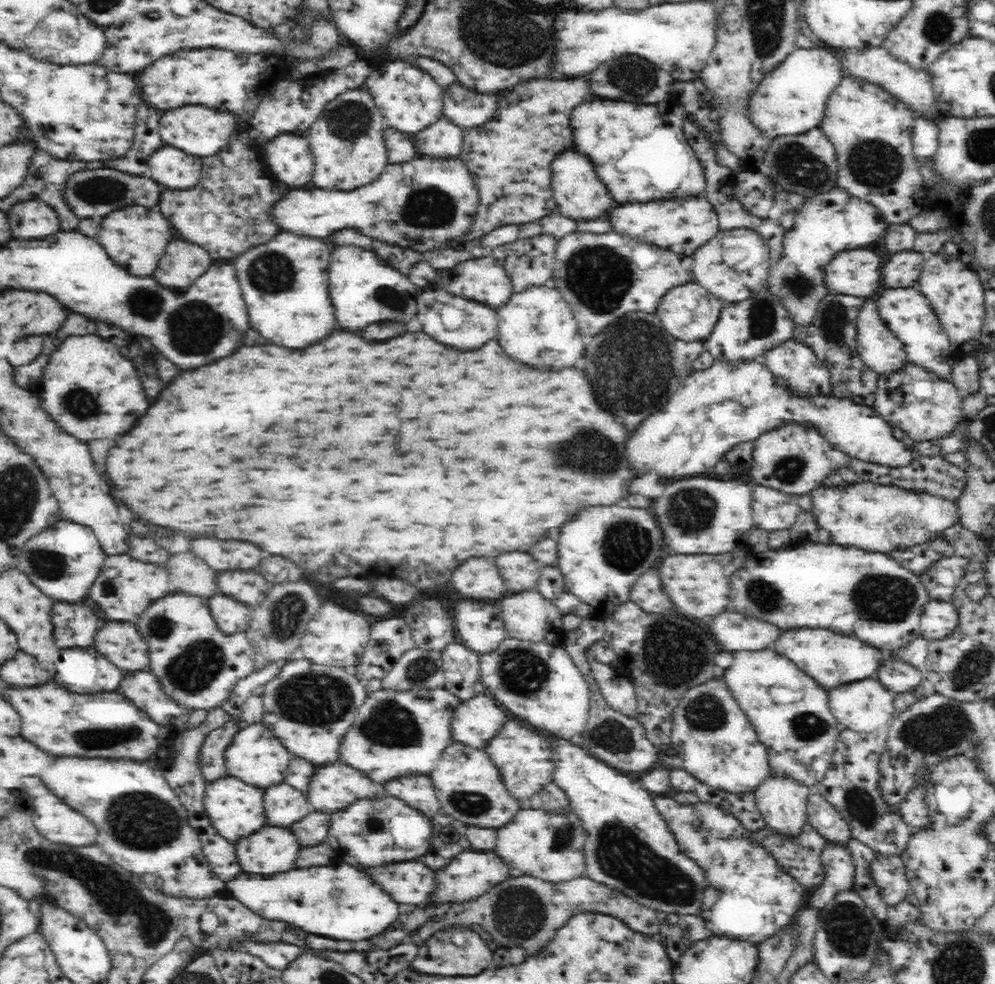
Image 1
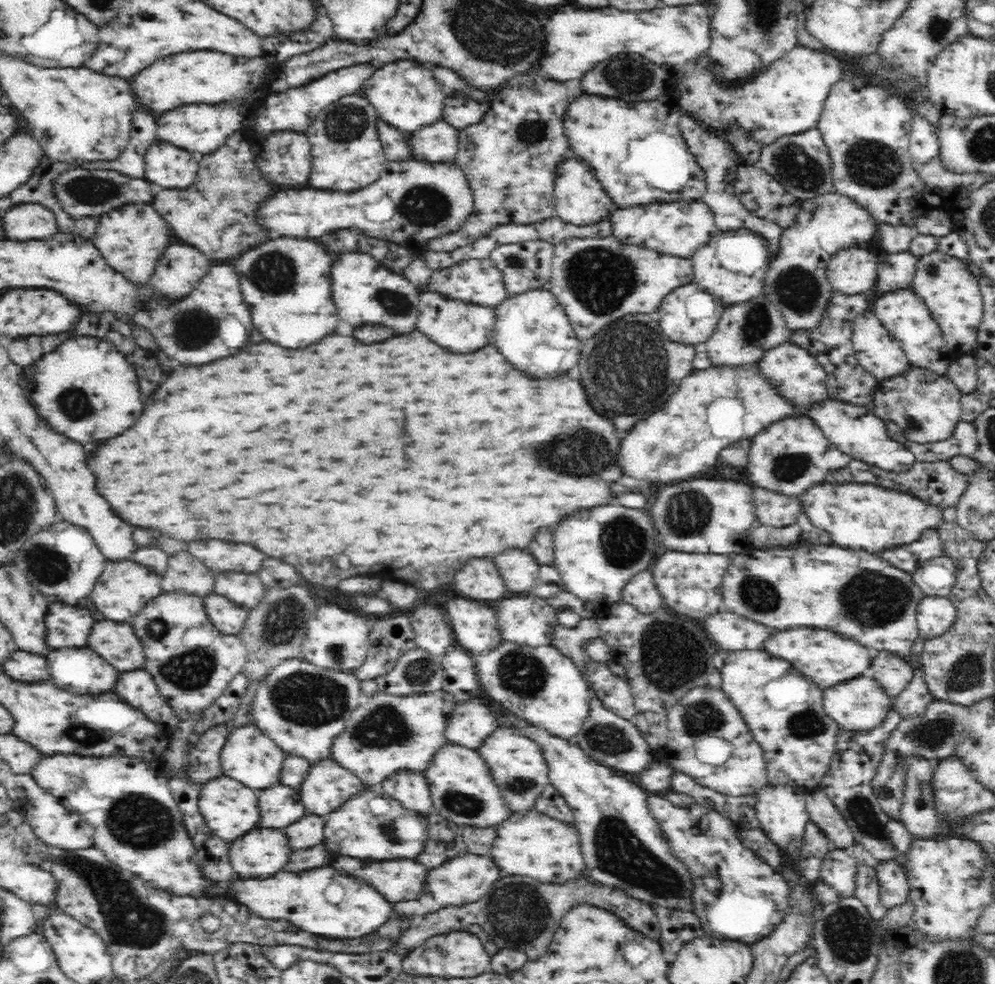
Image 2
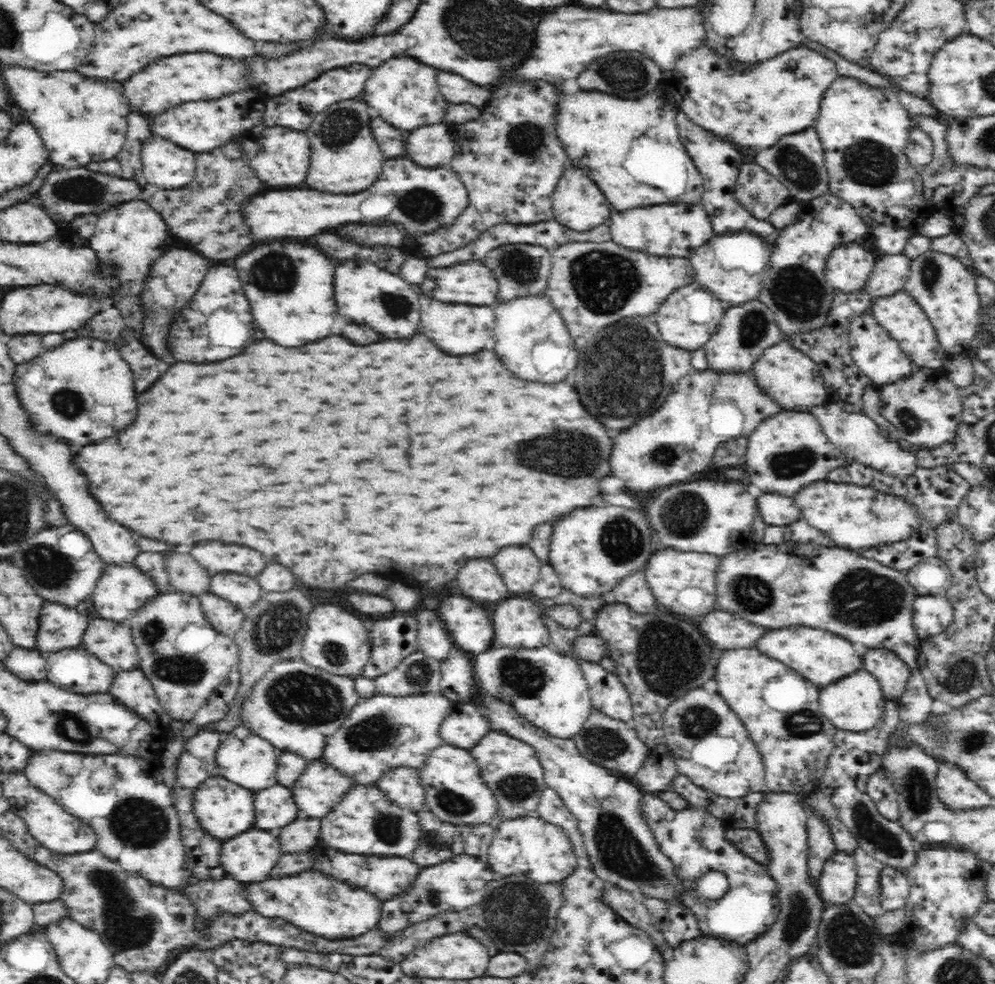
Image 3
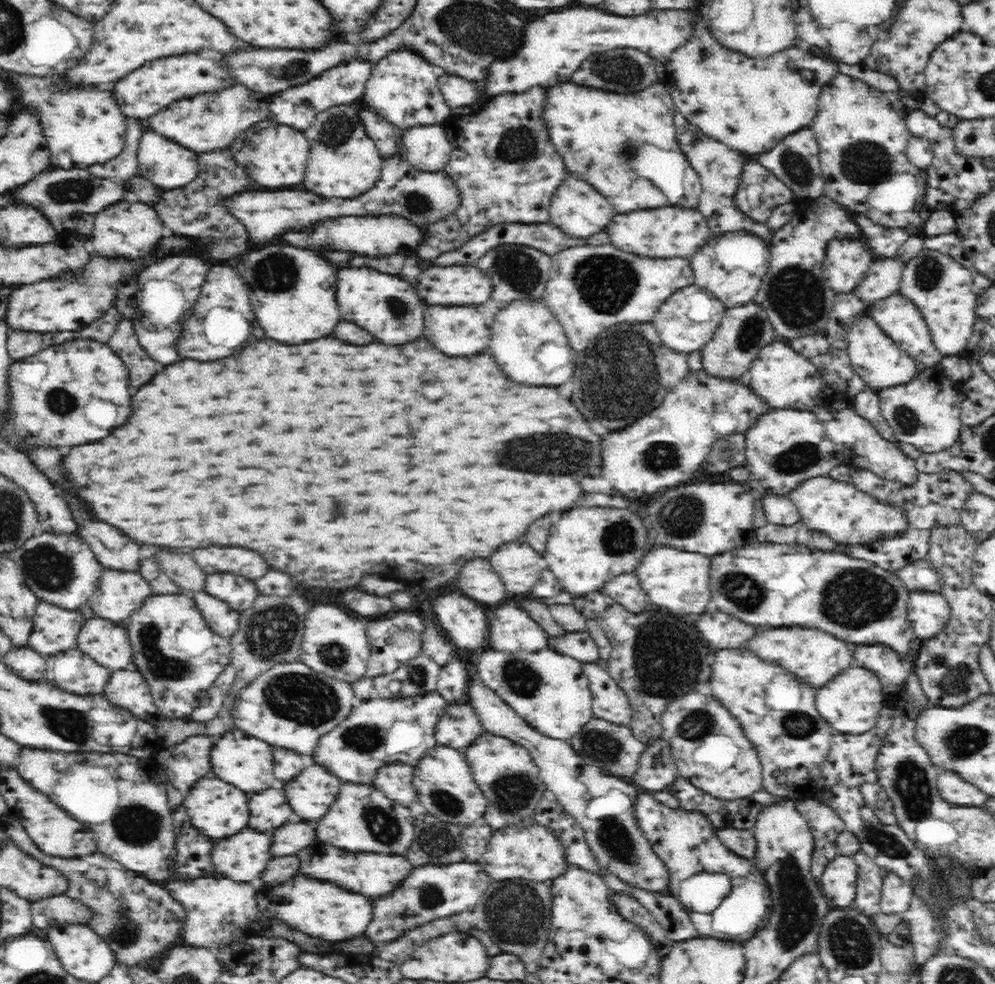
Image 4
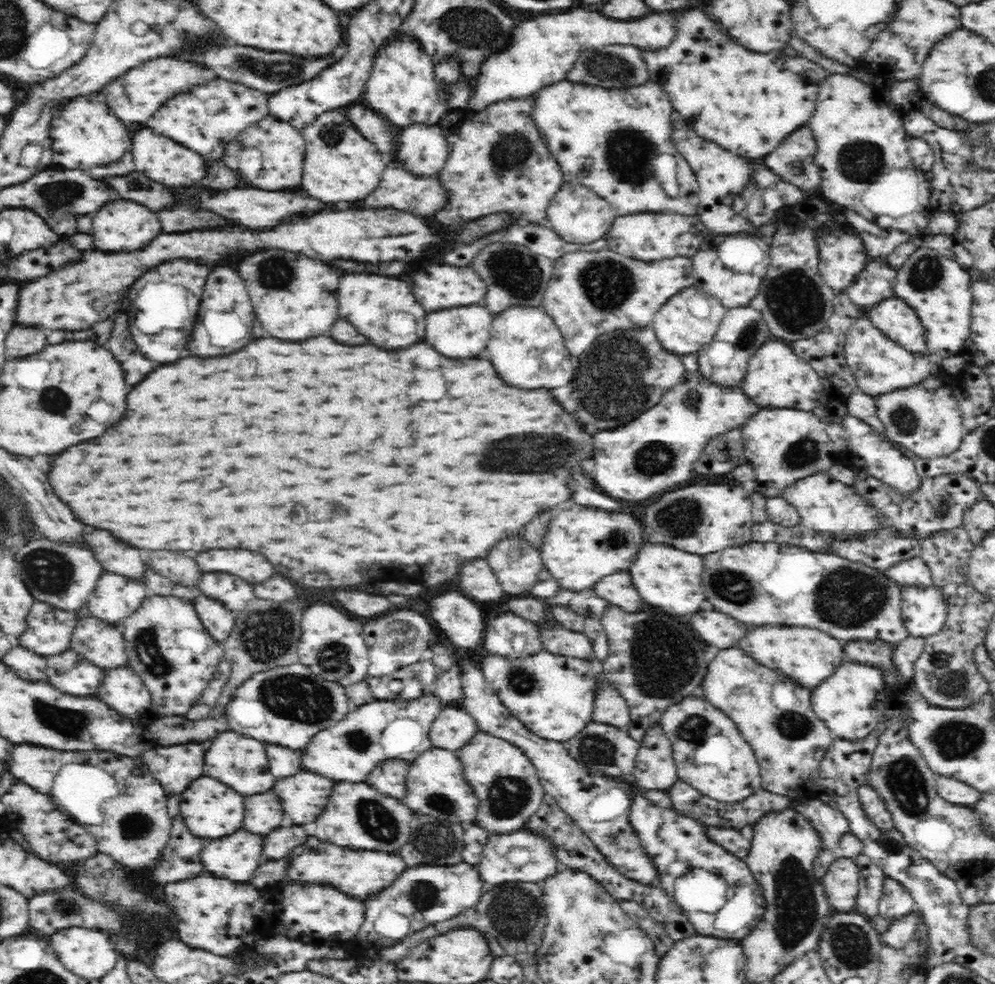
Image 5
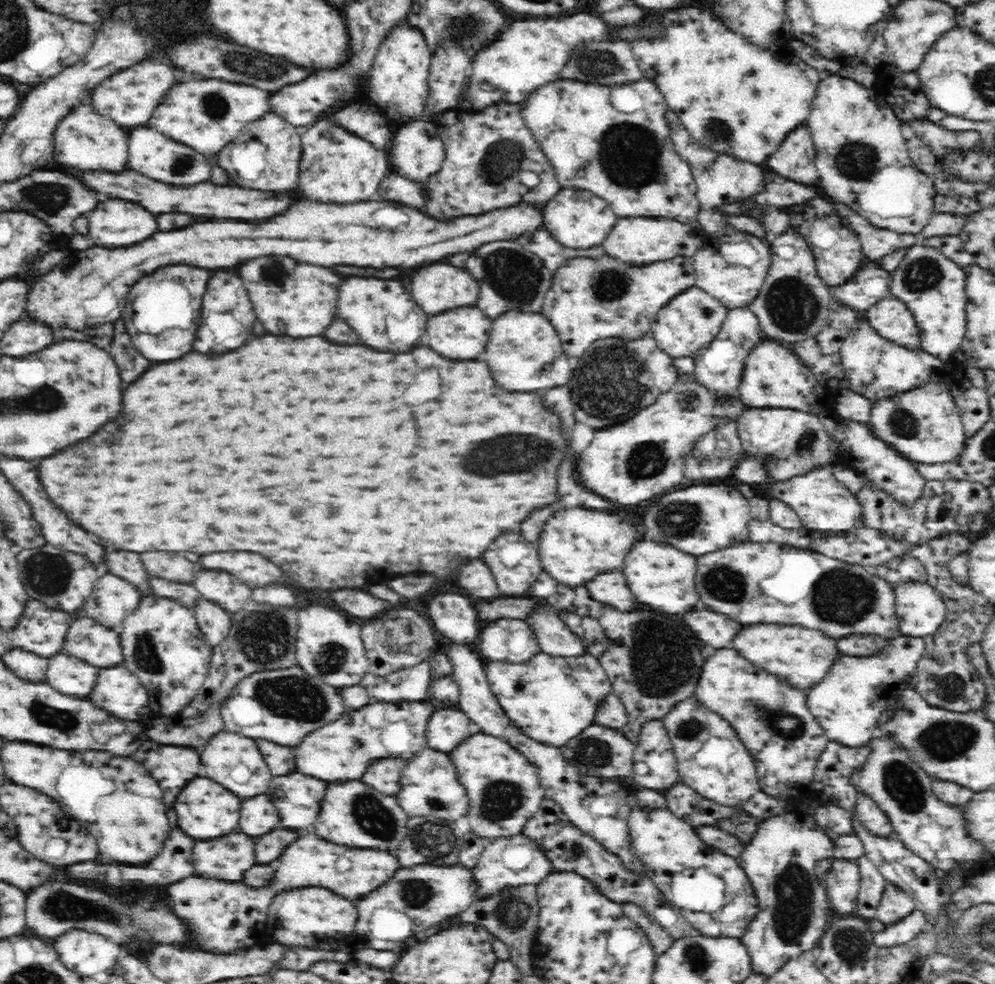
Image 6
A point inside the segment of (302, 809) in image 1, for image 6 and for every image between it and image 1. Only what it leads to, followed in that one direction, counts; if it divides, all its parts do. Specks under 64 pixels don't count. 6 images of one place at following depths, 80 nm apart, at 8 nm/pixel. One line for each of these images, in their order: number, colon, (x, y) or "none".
2: (281, 806)
3: (275, 808)
4: (270, 809)
5: (264, 812)
6: (259, 816)

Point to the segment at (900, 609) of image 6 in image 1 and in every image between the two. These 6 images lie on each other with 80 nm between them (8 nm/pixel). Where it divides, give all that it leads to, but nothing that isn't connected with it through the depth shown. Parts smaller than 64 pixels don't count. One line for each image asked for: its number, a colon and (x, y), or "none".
1: (939, 619)
2: (936, 615)
3: (933, 614)
4: (928, 612)
5: (925, 610)

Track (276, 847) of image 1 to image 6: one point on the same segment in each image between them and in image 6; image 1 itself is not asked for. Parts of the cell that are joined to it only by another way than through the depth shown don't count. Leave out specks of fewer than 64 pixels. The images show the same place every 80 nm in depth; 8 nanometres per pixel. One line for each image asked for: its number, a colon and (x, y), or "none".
2: (262, 853)
3: (251, 857)
4: (243, 858)
5: (237, 857)
6: (231, 857)

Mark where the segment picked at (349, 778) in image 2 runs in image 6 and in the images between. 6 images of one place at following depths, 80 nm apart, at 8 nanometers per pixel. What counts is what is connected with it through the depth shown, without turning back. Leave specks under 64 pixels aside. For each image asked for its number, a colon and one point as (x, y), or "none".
3: (322, 786)
4: (316, 789)
5: (305, 795)
6: (298, 797)

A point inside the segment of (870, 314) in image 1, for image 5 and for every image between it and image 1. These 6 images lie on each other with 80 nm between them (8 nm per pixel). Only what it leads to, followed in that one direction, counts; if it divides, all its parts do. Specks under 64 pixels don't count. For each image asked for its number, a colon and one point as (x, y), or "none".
2: (879, 353)
3: (879, 356)
4: (879, 361)
5: (879, 365)

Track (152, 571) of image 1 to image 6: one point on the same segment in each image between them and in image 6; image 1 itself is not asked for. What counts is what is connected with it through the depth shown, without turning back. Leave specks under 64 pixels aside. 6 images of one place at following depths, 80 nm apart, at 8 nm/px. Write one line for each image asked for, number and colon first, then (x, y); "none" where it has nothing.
2: (125, 587)
3: (123, 589)
4: (118, 594)
5: (115, 597)
6: (113, 599)

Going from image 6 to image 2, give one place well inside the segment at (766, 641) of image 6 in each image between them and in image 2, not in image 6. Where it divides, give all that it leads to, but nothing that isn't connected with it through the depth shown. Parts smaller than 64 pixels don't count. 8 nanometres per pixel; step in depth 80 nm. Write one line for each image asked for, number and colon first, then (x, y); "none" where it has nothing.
2: (827, 658)
3: (824, 658)
4: (817, 657)
5: (810, 656)

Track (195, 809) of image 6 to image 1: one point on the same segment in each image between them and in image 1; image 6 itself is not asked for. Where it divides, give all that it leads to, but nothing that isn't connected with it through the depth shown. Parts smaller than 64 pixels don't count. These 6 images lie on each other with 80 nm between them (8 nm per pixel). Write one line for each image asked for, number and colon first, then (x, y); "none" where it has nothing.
1: (236, 809)
2: (231, 810)
3: (225, 809)
4: (219, 810)
5: (210, 803)

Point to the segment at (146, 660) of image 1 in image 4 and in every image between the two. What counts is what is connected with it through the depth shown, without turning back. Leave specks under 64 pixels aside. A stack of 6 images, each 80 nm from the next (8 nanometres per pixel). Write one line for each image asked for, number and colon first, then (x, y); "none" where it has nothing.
2: (116, 642)
3: (112, 642)
4: (107, 643)

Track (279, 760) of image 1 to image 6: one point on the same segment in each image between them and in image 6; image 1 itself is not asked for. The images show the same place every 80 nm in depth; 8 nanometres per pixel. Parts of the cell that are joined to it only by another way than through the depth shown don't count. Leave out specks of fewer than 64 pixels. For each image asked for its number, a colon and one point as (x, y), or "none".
2: (250, 757)
3: (245, 758)
4: (246, 762)
5: (241, 762)
6: (235, 761)

